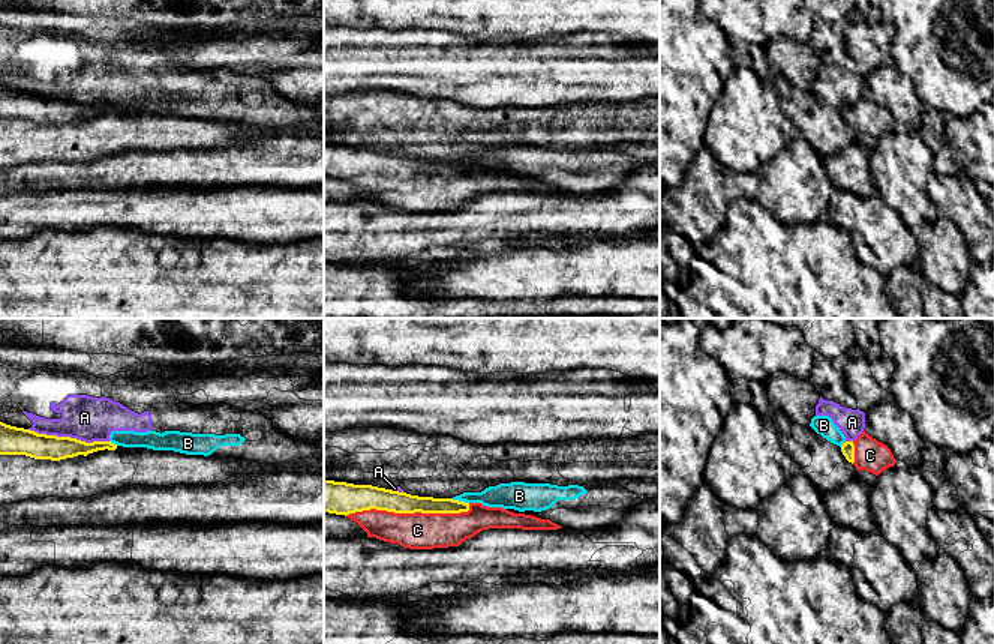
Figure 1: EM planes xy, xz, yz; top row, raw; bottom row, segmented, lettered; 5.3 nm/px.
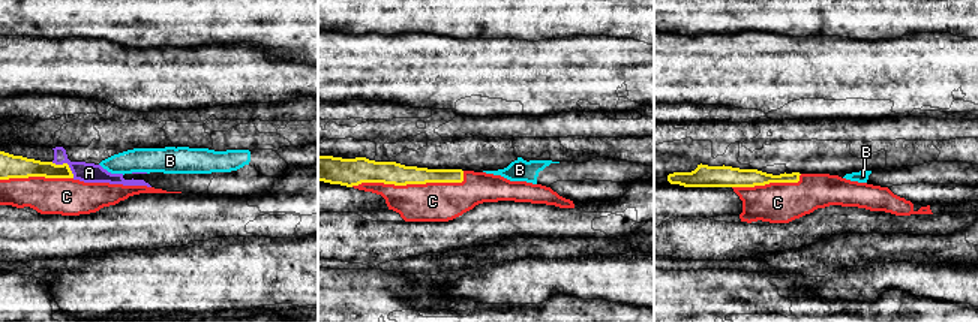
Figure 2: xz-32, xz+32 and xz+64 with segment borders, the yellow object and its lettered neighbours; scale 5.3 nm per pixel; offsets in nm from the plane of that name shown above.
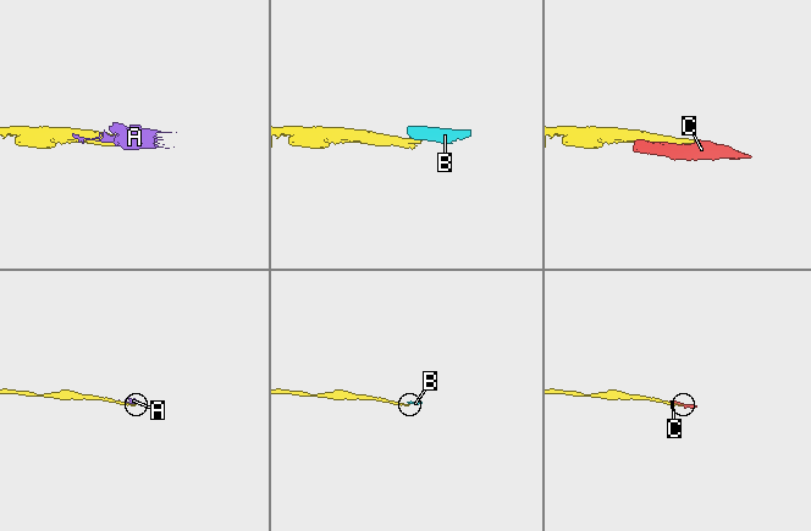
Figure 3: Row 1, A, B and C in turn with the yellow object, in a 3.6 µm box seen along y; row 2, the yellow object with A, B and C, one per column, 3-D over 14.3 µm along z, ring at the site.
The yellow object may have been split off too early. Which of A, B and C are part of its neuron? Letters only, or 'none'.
C

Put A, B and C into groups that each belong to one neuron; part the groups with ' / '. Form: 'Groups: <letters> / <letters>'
Groups: A B / C

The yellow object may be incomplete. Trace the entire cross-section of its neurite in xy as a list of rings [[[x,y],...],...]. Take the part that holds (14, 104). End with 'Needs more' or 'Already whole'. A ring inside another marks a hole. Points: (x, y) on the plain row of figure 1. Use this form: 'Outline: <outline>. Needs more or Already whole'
Outline: [[[0,86],[0,119],[25,119],[34,123],[60,125],[97,114],[115,114],[111,105],[85,107],[70,101],[37,98]]]. Already whole

